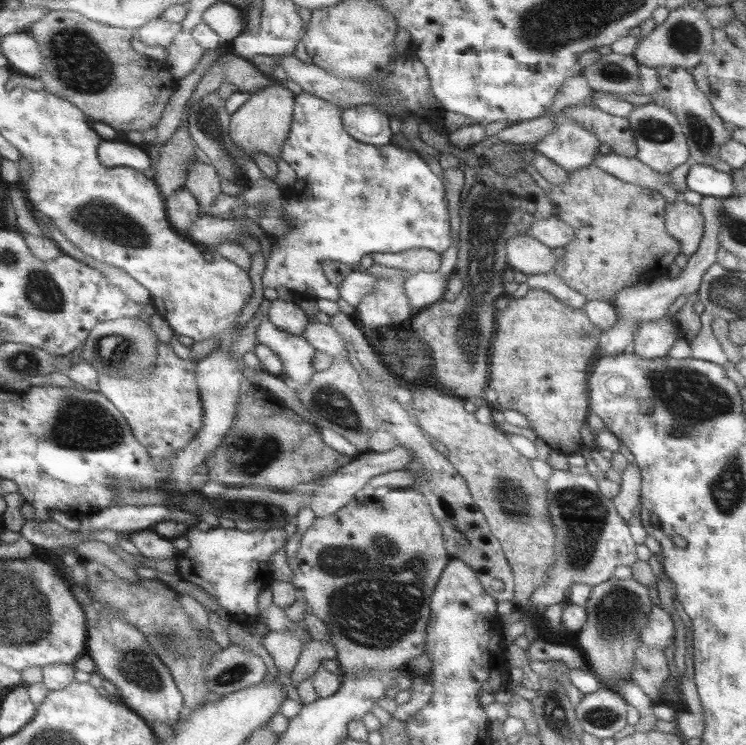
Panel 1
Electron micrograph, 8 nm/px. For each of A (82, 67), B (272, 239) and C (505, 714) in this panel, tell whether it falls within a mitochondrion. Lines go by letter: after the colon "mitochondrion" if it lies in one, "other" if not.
A: mitochondrion
B: other
C: other

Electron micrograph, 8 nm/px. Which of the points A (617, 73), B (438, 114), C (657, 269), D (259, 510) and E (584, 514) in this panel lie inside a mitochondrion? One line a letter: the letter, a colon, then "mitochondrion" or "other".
A: mitochondrion
B: other
C: other
D: mitochondrion
E: mitochondrion

